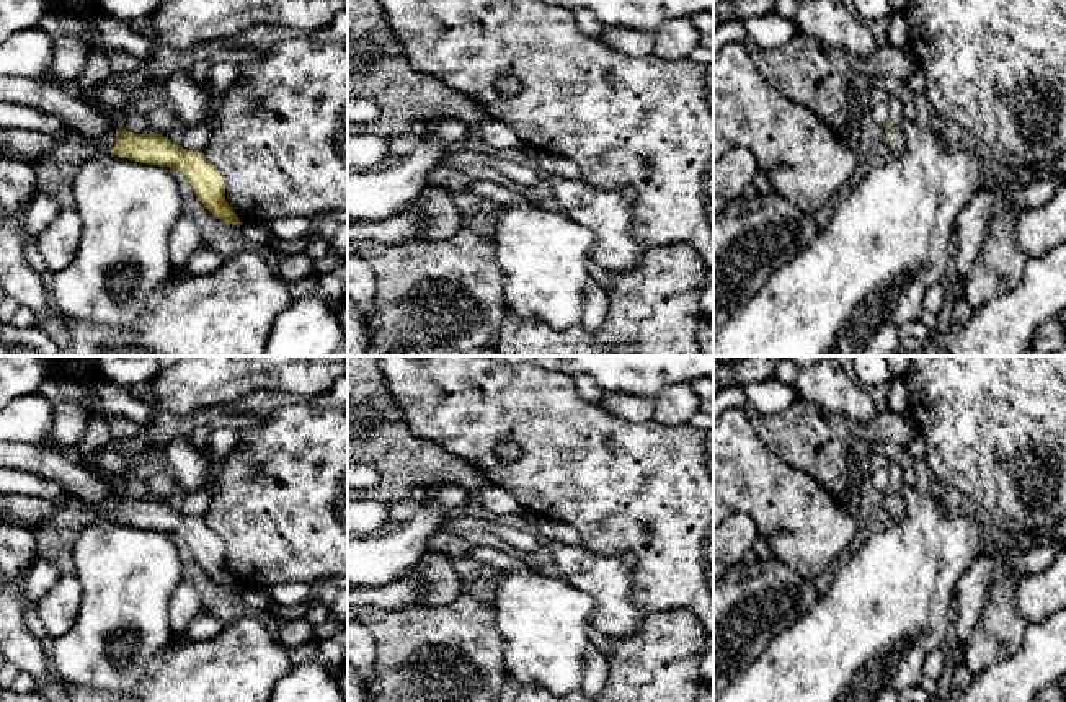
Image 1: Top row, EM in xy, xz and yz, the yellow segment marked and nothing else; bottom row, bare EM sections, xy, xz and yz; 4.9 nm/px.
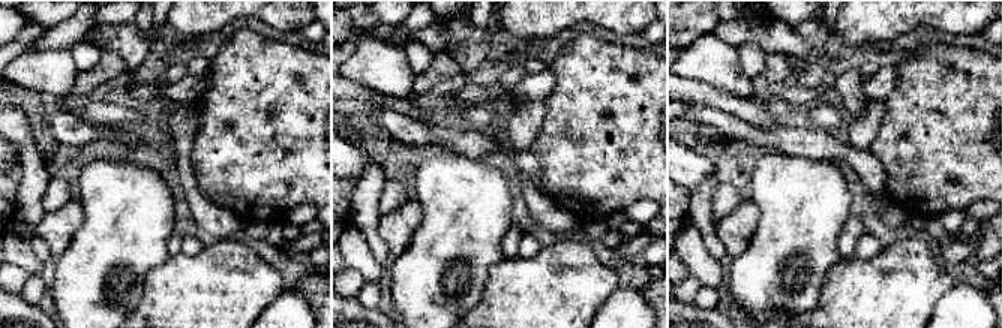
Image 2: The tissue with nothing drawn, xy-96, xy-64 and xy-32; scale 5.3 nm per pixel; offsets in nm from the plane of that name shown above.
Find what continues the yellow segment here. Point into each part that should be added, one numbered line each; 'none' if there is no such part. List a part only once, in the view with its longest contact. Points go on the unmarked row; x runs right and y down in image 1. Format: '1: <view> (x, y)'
1: xy (13, 480)

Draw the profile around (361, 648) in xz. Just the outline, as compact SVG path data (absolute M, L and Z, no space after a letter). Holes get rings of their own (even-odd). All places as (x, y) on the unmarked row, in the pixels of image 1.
M358 619L348 624L348 702L369 702L377 646Z

